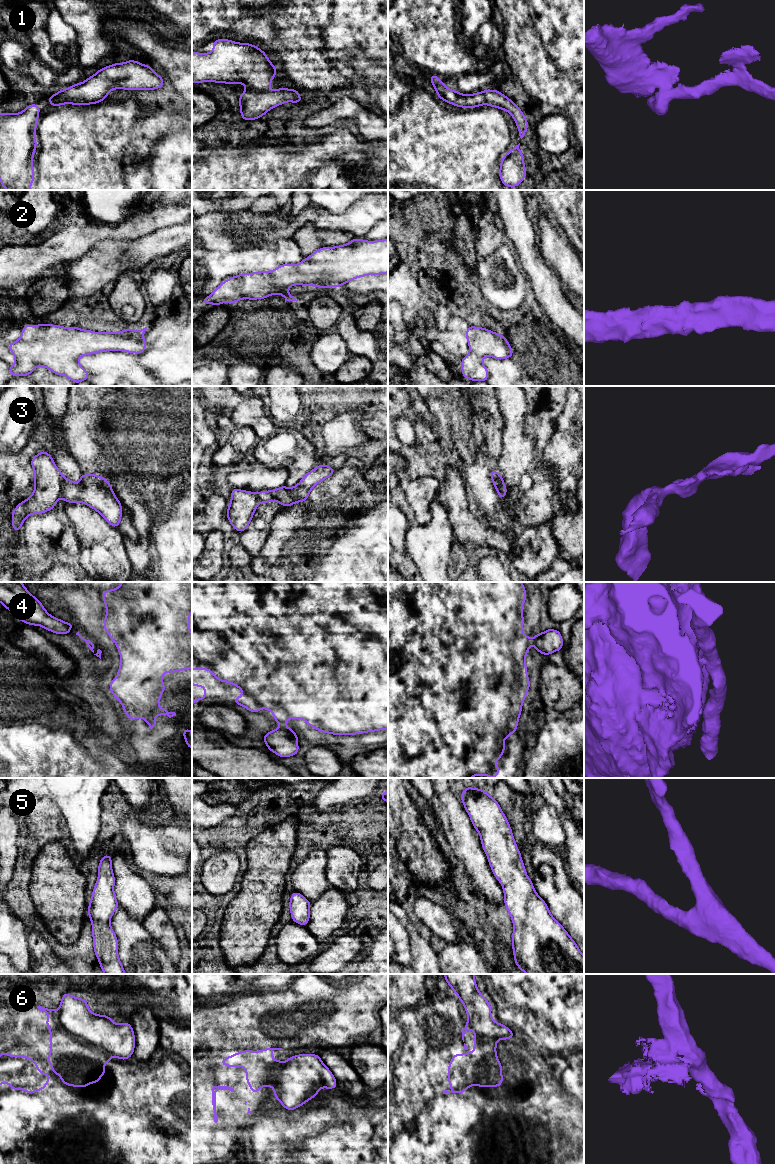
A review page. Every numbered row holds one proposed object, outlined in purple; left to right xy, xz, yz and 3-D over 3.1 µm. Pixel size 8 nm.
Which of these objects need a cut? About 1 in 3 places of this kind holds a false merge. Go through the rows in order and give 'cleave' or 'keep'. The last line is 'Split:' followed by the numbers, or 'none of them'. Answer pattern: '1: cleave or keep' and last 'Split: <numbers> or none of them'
1: keep
2: keep
3: cleave
4: cleave
5: keep
6: keep
Split: 3, 4

